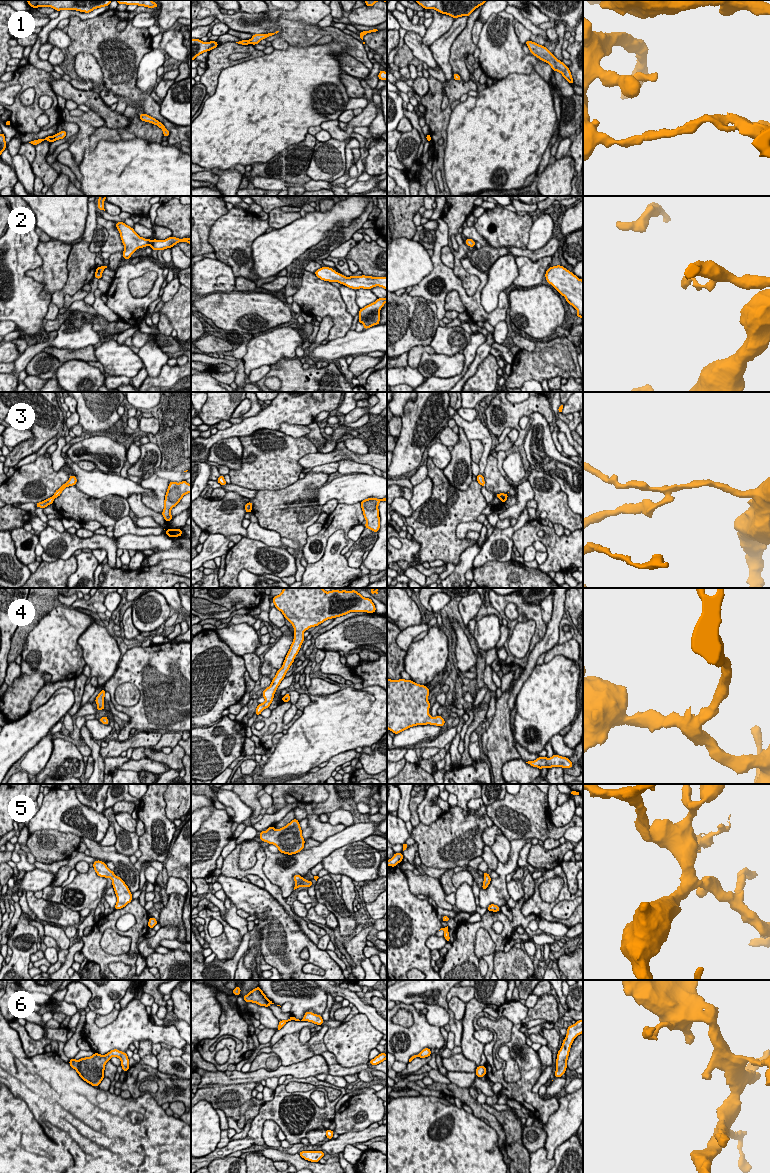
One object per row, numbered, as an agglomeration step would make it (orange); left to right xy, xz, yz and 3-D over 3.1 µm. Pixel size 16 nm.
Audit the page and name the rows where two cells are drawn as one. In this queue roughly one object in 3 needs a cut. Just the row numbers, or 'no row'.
1, 3

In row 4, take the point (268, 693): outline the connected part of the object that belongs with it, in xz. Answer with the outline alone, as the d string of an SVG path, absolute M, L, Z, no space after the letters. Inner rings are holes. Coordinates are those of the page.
M283 588L279 595L272 598L272 602L292 624L295 632L282 667L277 670L270 686L263 690L262 696L265 702L258 704L255 710L257 716L271 705L277 688L300 651L305 640L303 635L305 631L328 619L344 616L350 612L376 612L373 601L364 598L356 590L326 592L323 588Z

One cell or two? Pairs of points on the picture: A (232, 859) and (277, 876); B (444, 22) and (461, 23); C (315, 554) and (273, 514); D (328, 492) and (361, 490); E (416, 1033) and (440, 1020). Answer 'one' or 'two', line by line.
A: two
B: two
C: two
D: one
E: two

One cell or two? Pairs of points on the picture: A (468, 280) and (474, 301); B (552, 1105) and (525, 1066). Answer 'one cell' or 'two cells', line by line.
A: two cells
B: one cell

